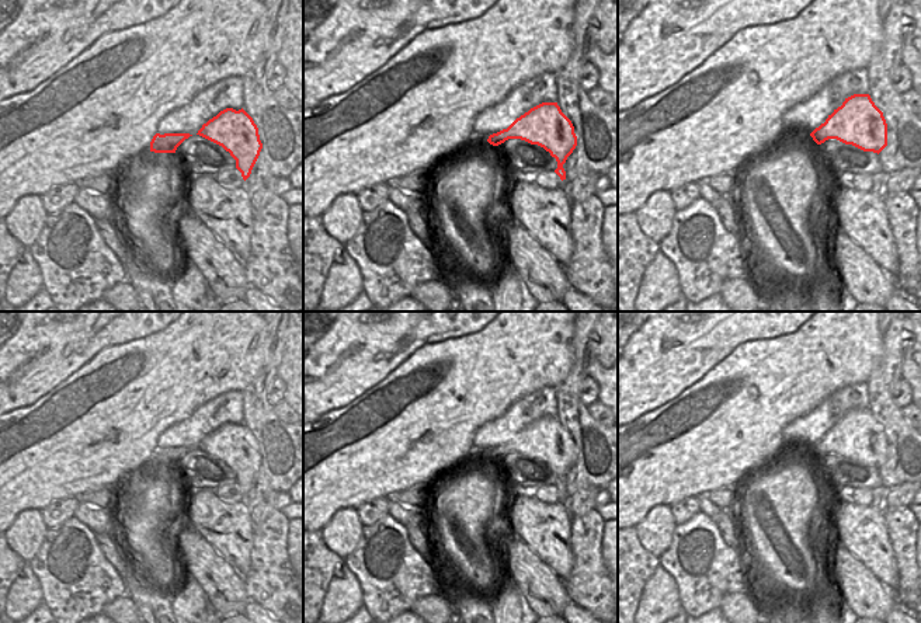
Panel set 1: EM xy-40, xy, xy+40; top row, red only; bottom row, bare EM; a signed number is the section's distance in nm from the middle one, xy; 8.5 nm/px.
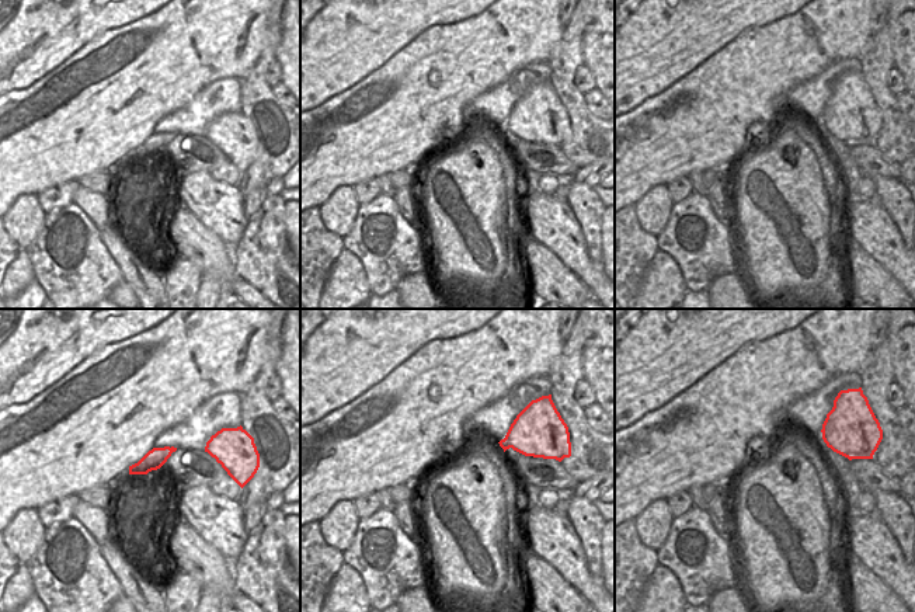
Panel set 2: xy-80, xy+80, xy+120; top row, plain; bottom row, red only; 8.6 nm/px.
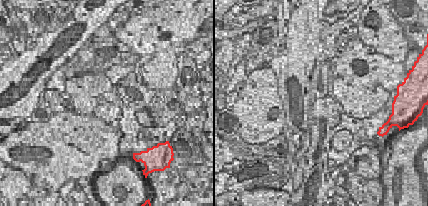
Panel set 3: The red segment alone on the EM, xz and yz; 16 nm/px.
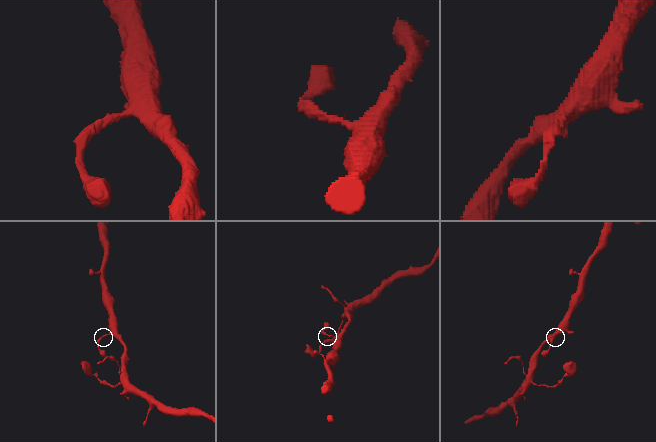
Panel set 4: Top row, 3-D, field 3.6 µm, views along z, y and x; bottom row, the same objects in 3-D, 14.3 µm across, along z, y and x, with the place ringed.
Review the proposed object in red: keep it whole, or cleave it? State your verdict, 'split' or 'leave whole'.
leave whole

